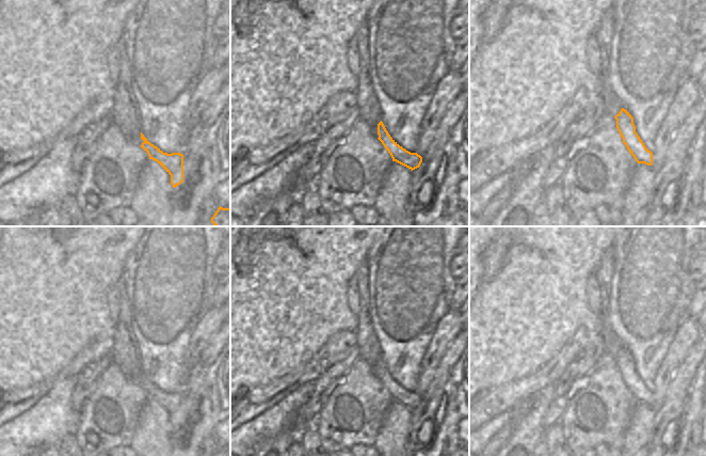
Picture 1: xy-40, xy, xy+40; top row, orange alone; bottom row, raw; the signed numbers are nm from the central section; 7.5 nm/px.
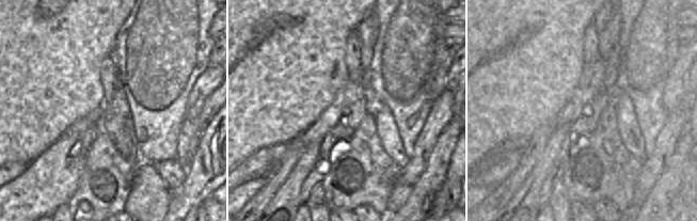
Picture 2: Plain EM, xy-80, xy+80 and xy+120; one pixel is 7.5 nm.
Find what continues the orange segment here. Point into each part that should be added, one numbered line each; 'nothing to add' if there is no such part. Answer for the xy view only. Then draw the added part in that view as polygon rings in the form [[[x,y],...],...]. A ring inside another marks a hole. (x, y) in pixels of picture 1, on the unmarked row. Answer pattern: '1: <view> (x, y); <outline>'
nothing to add

